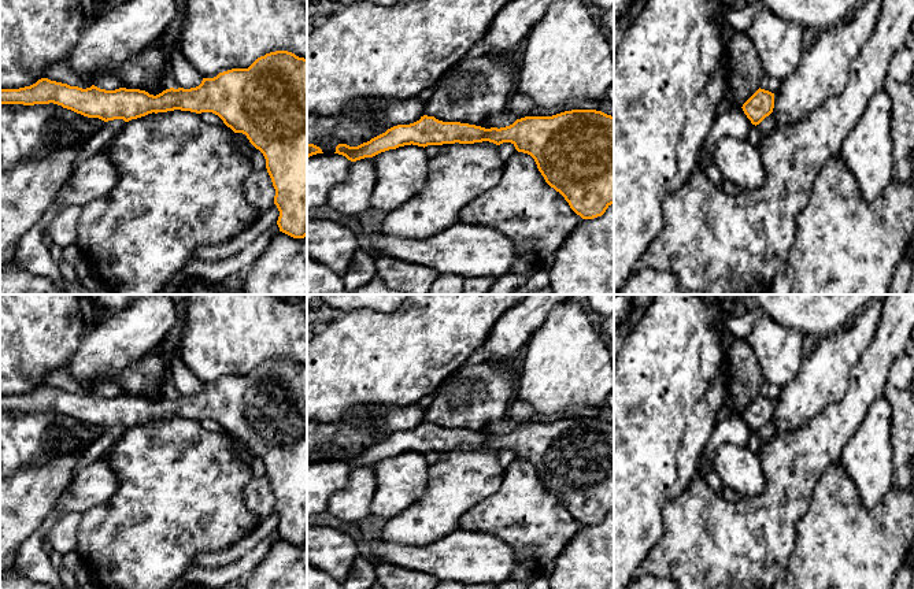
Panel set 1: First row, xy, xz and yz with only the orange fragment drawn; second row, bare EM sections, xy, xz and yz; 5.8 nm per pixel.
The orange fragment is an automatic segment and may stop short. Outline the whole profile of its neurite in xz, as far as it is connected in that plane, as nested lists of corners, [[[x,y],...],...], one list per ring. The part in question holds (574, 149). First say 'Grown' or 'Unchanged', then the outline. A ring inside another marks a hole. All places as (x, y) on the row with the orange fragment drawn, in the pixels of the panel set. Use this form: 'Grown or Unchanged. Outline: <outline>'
Unchanged. Outline: [[[571,110],[552,116],[525,116],[506,127],[485,129],[460,122],[443,122],[423,115],[410,125],[397,125],[358,147],[338,144],[336,152],[351,162],[373,158],[404,145],[511,142],[518,152],[530,155],[545,182],[559,192],[582,219],[602,216],[614,204],[614,116],[596,110]]]

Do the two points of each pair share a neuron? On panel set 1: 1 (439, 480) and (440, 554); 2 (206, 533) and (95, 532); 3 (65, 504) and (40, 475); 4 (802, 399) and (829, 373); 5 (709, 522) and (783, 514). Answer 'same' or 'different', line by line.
1: different
2: same
3: different
4: same
5: same

